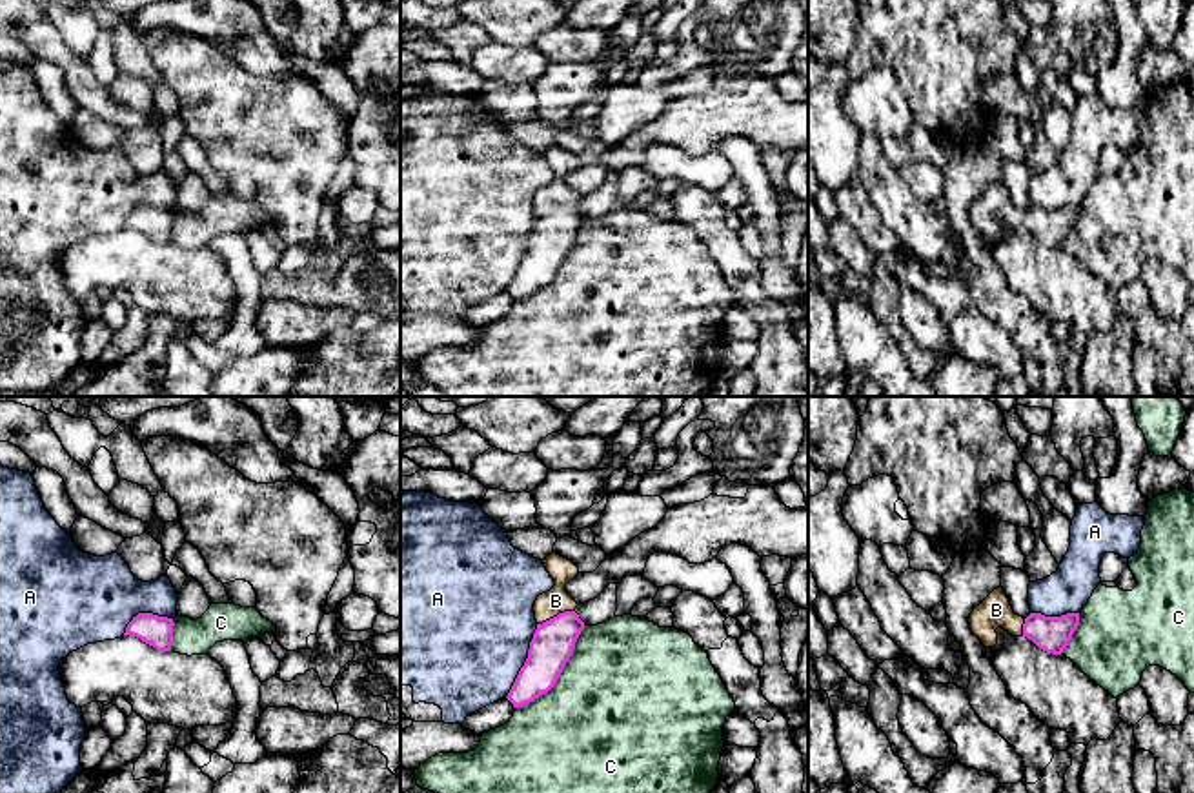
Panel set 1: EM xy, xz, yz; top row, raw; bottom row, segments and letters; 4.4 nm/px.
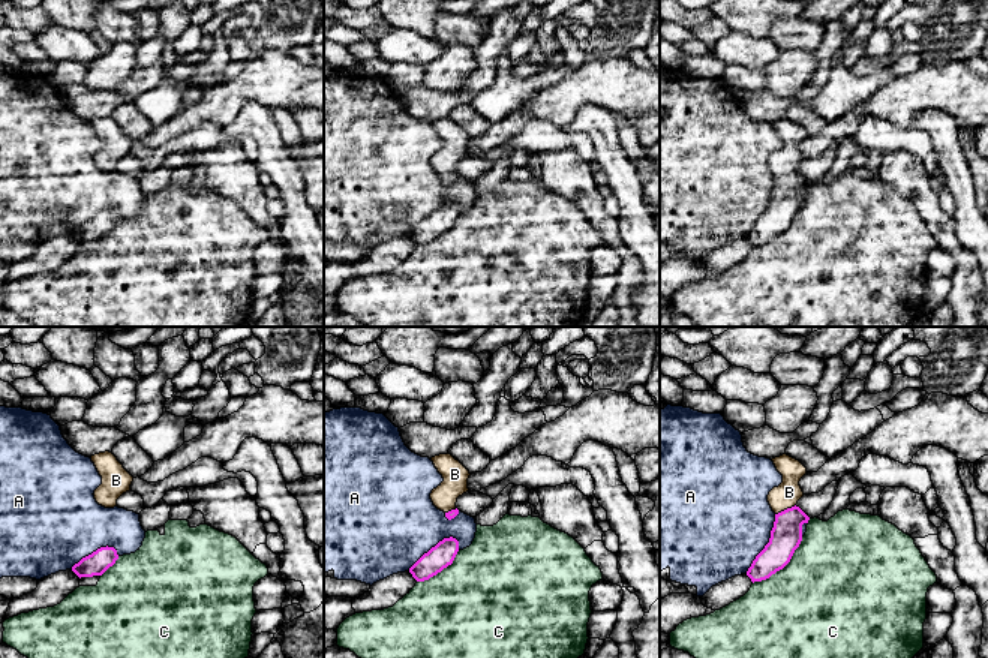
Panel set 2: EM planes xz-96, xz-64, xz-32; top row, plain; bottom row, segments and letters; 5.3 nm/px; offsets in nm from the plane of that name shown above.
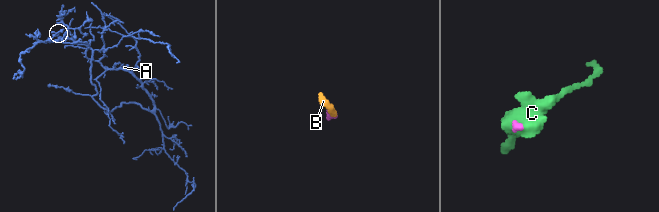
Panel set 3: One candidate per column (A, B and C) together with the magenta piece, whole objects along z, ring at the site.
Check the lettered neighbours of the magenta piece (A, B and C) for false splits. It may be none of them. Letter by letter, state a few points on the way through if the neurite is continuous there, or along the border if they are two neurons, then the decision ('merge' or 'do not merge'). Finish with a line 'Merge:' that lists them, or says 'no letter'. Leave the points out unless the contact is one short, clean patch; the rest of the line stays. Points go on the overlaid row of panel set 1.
A: do not merge
B: runs through xz (554, 641), (554, 617), (556, 601); merge
C: do not merge
Merge: B

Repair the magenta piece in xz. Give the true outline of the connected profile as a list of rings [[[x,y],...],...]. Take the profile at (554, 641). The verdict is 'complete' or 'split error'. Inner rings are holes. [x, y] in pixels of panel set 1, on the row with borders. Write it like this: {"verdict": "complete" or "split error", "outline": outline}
{"verdict": "split error", "outline": [[[557,553],[546,557],[542,564],[555,586],[533,604],[537,629],[528,658],[506,697],[513,708],[533,702],[555,686],[584,629],[584,622],[573,611],[579,604],[564,589],[579,575],[579,567]]]}

